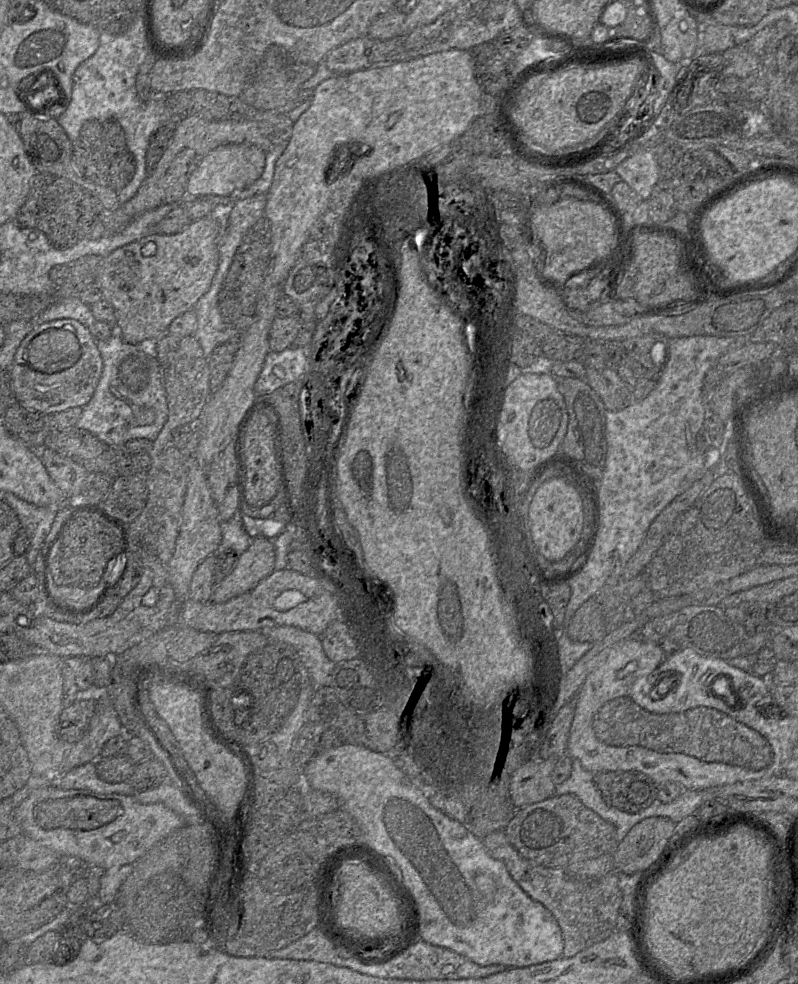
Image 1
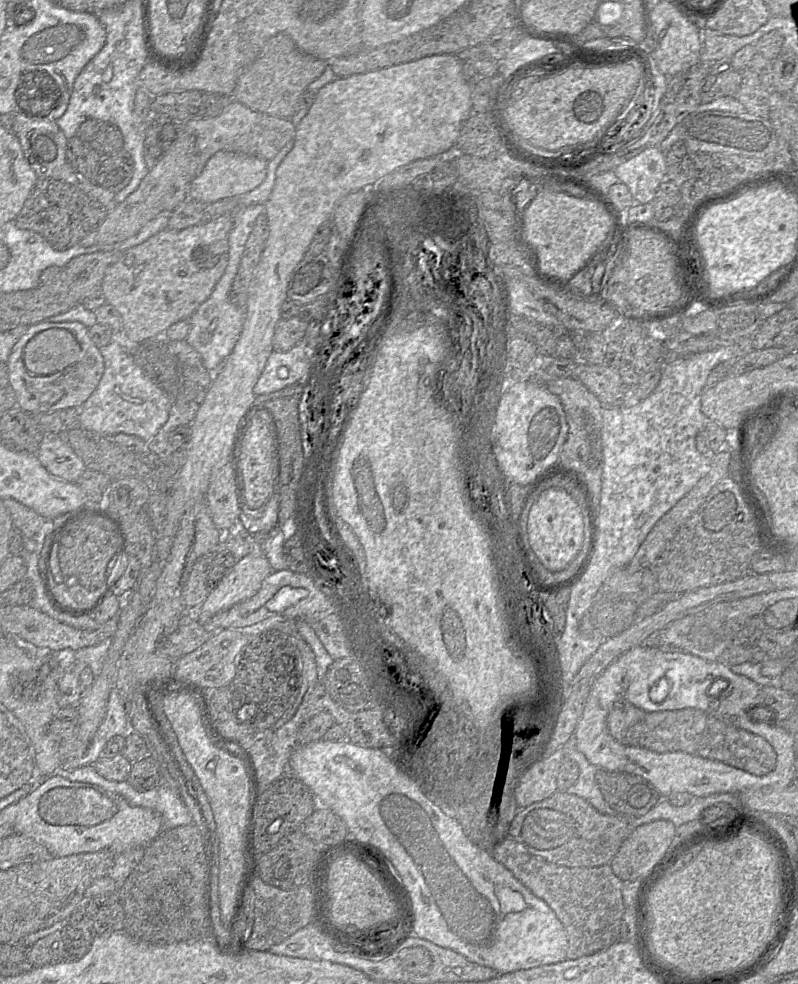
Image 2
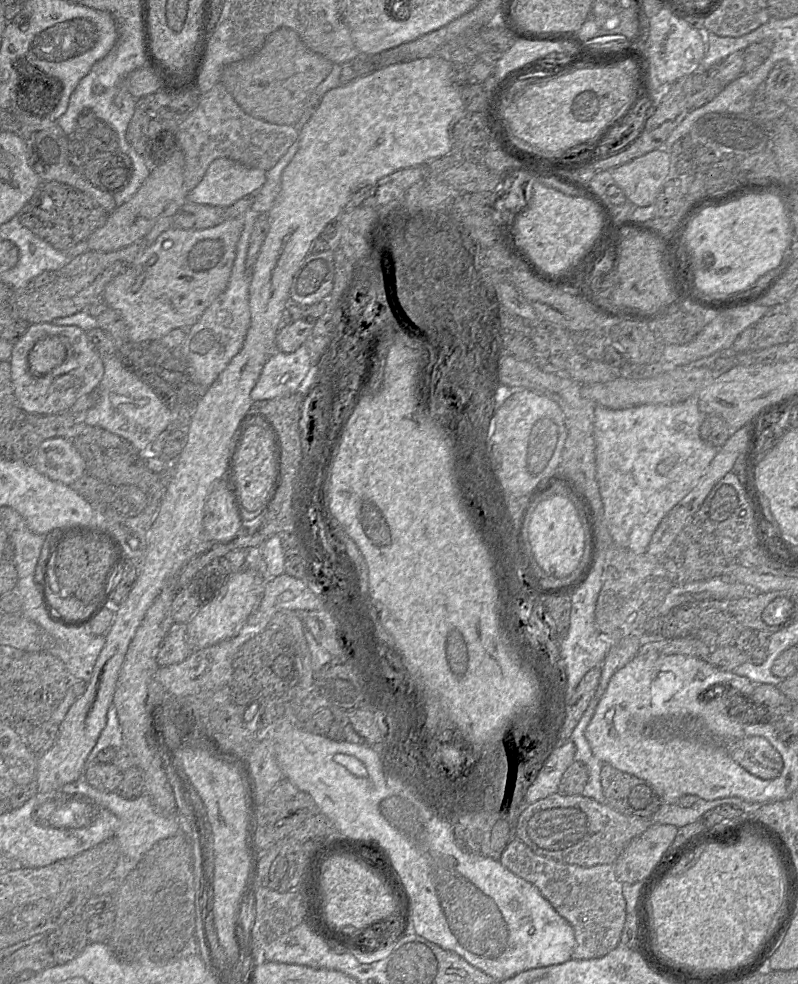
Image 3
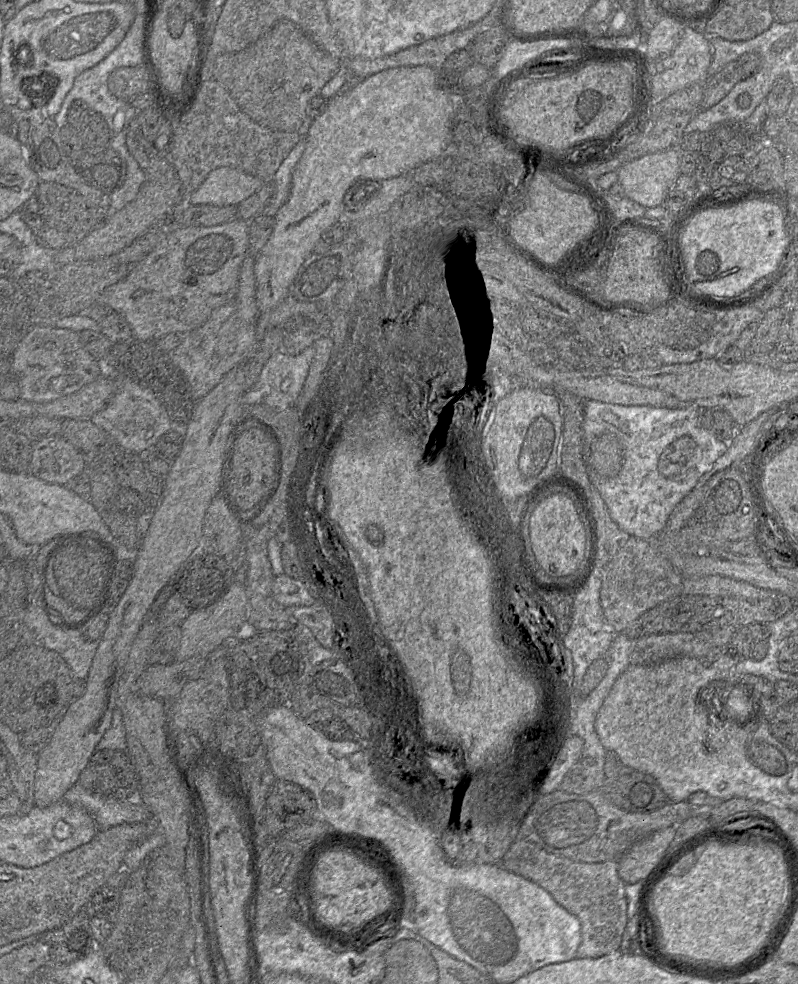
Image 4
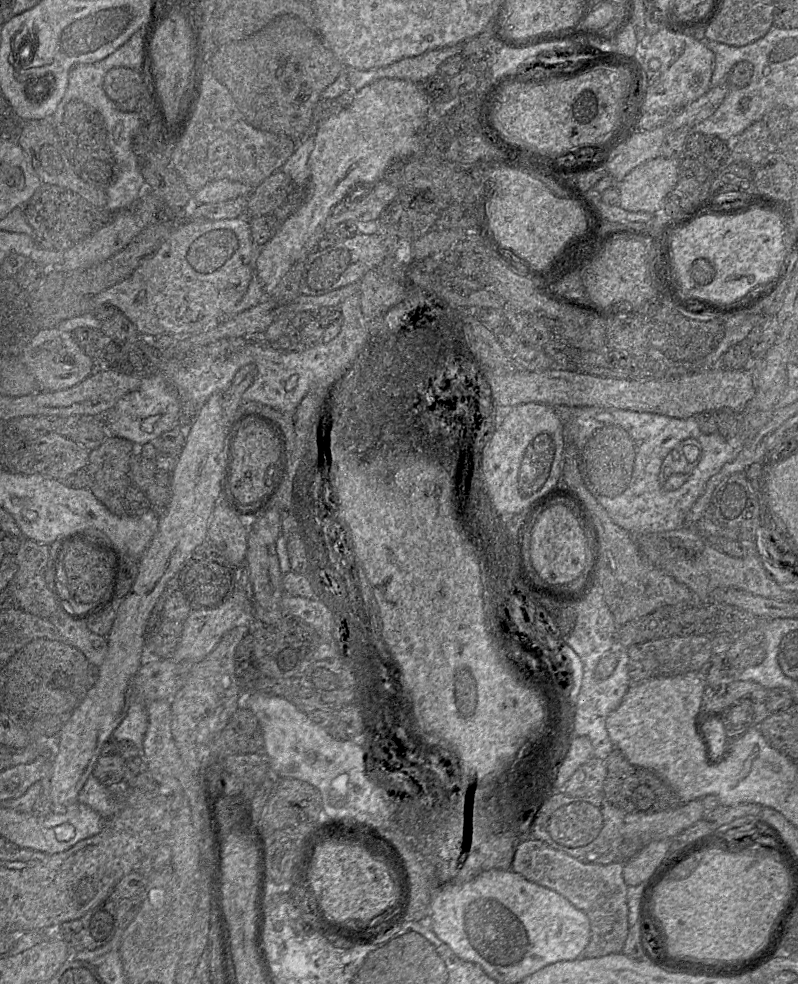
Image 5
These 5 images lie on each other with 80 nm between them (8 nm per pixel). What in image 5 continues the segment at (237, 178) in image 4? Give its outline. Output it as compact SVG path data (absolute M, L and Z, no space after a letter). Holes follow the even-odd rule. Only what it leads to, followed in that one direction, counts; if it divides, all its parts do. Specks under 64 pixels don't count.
M228 179L214 180L193 194L193 204L218 203L249 196L253 188Z

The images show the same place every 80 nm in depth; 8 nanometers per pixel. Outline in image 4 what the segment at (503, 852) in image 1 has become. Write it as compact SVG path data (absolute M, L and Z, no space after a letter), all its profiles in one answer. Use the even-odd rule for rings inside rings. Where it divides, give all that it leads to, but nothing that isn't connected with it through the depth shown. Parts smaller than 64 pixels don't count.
M516 839L501 865L545 889L559 905L579 919L582 941L575 958L599 958L620 948L628 917L626 884L619 877L617 861L577 862L549 853L537 843Z

